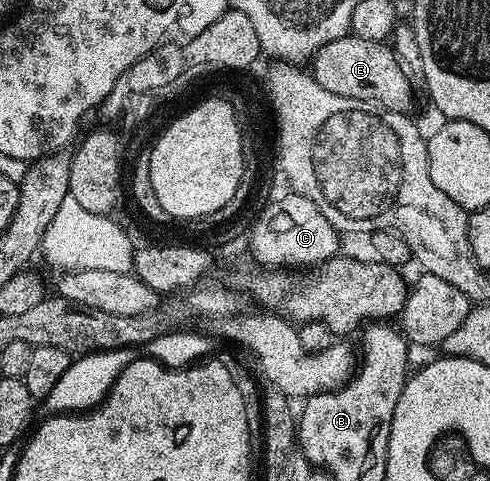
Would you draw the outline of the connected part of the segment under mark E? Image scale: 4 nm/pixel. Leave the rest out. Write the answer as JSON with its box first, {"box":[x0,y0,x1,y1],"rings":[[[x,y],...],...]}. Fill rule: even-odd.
{"box":[309,34,415,113],"rings":[[[348,34],[321,46],[310,64],[309,71],[316,82],[333,94],[341,94],[341,98],[368,100],[370,104],[402,113],[406,113],[407,107],[415,100],[411,93],[411,80],[407,77],[408,69],[396,56],[390,43]]]}

